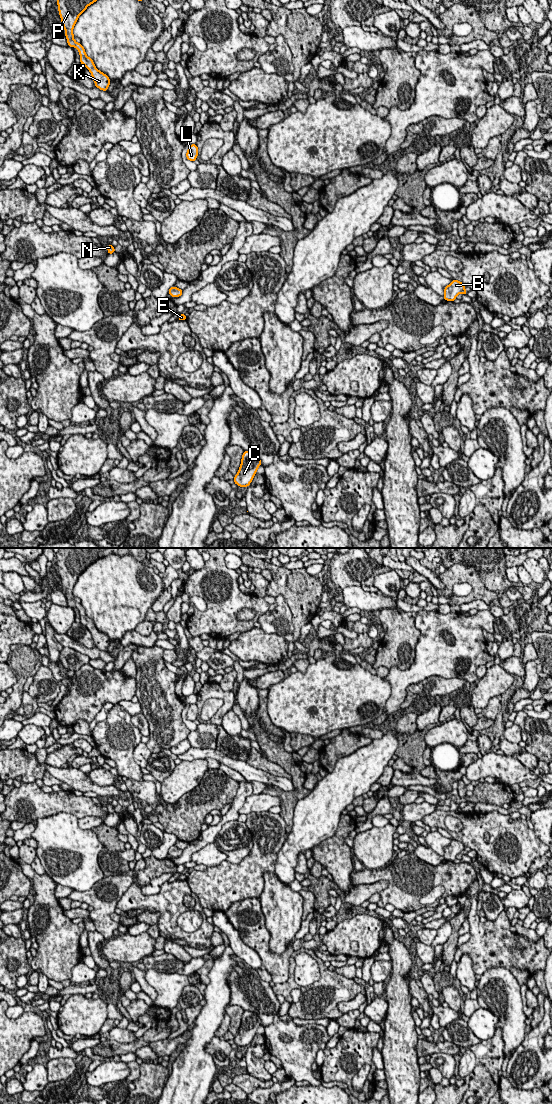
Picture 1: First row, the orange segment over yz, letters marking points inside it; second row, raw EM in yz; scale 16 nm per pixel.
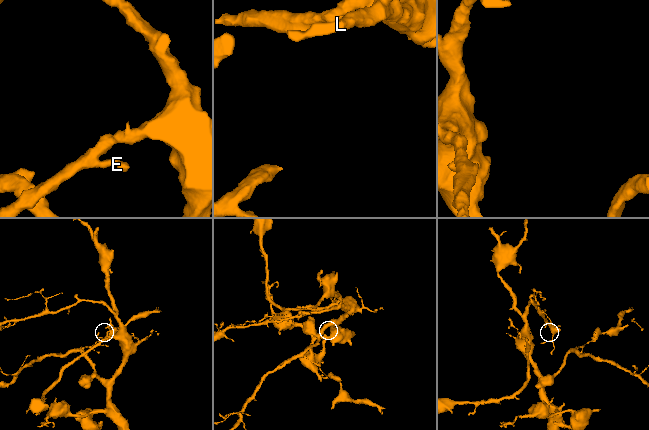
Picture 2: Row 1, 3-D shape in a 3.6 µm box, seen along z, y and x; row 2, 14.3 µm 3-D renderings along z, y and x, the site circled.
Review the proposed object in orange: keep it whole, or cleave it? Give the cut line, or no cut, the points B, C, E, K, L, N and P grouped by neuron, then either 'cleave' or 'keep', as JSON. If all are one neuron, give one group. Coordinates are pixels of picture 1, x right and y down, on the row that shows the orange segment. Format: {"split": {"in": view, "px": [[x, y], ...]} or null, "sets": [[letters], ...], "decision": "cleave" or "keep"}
{"split": {"in": "yz", "px": [[464, 289], [460, 292]]}, "sets": [["B"], ["C", "E", "K", "L", "N", "P"]], "decision": "cleave"}

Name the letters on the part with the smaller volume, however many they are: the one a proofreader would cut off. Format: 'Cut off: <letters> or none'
Cut off: B

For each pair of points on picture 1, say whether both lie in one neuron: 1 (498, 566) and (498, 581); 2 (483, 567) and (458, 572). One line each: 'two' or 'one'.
1: one
2: two

